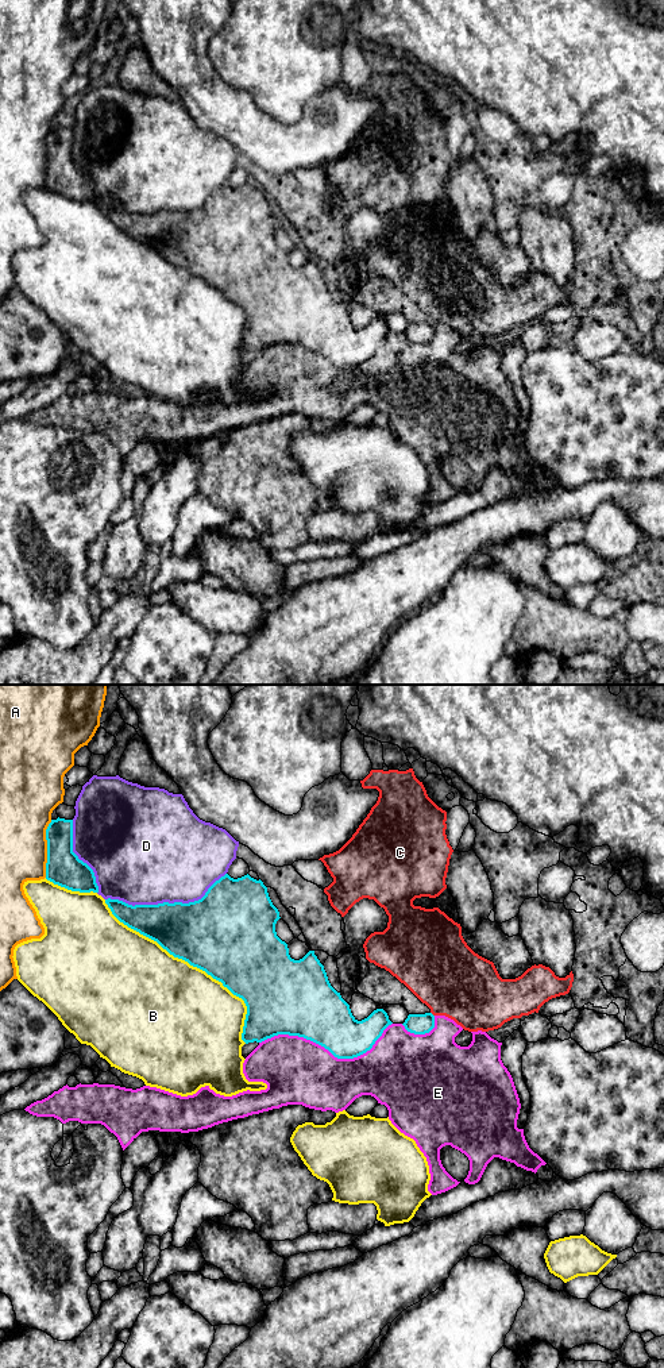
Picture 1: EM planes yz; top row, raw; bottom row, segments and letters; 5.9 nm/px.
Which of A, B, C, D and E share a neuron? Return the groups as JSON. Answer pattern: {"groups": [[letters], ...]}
{"groups": [["A"], ["B"], ["C"], ["D"], ["E"]]}

